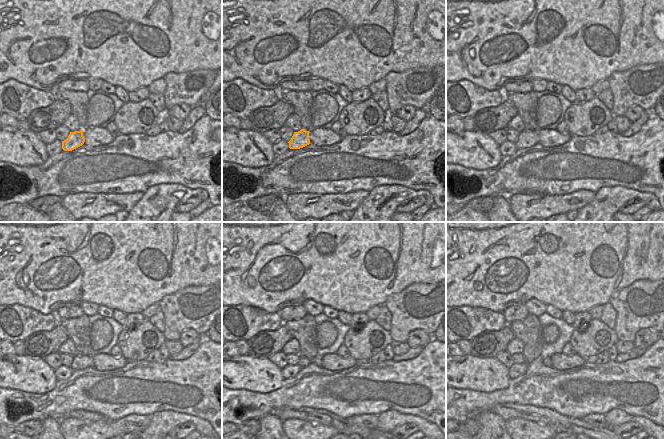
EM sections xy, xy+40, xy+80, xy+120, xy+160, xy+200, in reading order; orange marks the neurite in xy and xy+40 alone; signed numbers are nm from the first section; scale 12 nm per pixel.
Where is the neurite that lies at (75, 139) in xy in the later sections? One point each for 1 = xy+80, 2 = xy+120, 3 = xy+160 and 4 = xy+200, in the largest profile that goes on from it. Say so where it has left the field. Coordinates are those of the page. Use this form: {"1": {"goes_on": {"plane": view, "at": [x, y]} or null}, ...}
{"1": {"goes_on": {"plane": "xy+80", "at": [526, 139]}}, "2": {"goes_on": {"plane": "xy+120", "at": [80, 362]}}, "3": {"goes_on": {"plane": "xy+160", "at": [303, 361]}}, "4": {"goes_on": {"plane": "xy+200", "at": [547, 361]}}}

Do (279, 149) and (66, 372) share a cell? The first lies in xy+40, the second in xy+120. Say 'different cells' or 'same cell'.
same cell

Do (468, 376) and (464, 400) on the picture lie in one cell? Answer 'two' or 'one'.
two

